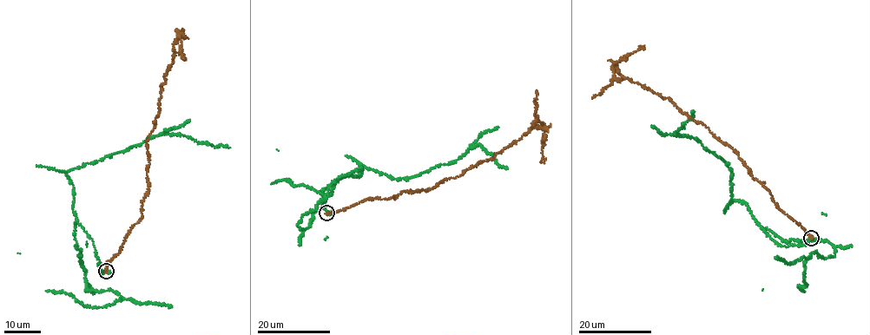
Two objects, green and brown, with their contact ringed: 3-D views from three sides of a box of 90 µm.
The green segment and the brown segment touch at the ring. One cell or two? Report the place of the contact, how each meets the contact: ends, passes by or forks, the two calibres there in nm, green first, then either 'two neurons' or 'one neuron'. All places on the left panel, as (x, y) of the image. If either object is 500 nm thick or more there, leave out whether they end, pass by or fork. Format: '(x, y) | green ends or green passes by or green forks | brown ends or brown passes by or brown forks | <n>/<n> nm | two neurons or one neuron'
(106, 271) | green passes by | brown ends | 260/420 nm | two neurons

